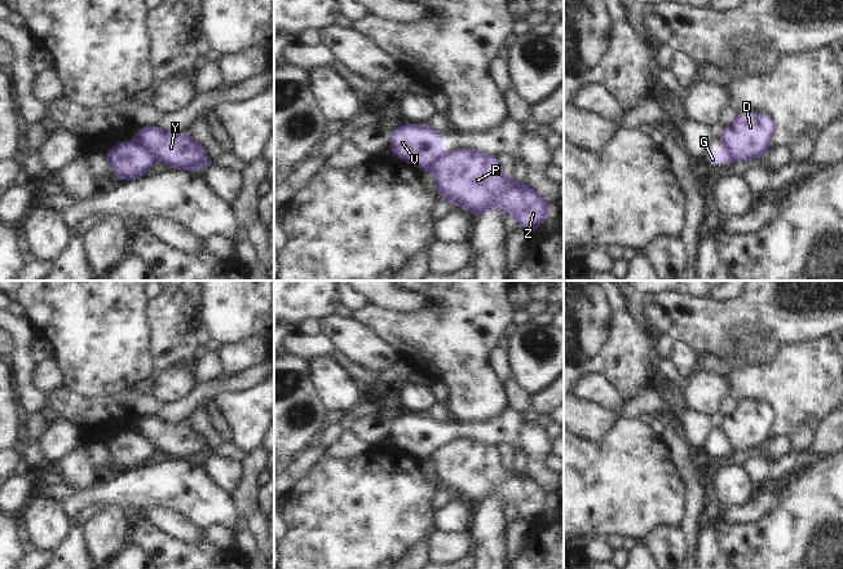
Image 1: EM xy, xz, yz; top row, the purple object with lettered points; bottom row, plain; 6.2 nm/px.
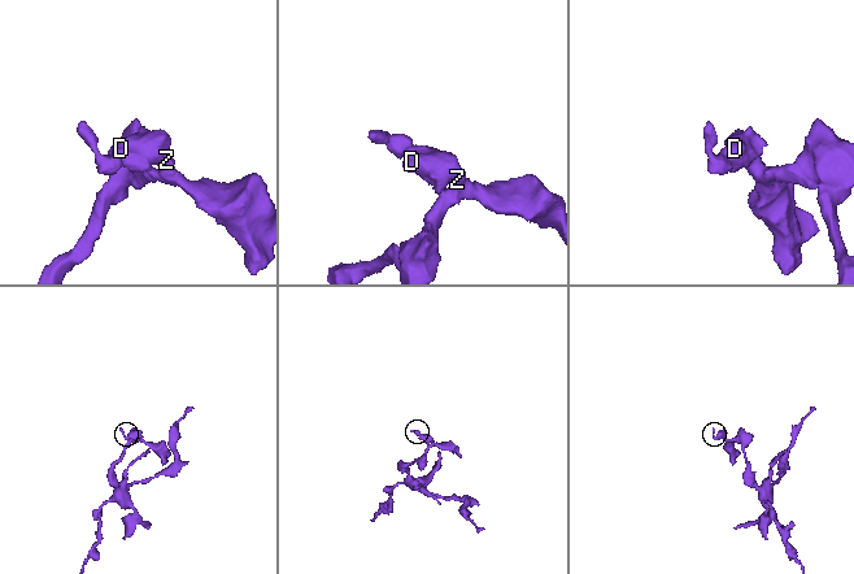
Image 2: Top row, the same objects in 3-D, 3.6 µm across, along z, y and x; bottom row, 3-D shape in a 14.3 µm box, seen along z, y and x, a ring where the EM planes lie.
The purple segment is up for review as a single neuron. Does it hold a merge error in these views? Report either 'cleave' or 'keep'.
cleave

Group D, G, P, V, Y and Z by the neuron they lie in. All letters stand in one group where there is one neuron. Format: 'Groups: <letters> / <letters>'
Groups: D P Y Z / G V.

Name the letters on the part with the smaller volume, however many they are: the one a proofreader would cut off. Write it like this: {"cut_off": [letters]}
{"cut_off": ["G", "V"]}

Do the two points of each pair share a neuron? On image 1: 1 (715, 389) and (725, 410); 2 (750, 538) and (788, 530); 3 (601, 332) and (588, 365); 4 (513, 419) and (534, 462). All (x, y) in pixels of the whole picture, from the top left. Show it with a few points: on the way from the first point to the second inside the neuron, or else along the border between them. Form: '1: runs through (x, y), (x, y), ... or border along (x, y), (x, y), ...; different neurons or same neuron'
1: border along (728, 395), (722, 400), (719, 410); different neurons
2: runs through (759, 538), (778, 538); same neuron
3: runs through (594, 340), (588, 345), (588, 357); same neuron
4: border along (524, 423), (520, 445); different neurons

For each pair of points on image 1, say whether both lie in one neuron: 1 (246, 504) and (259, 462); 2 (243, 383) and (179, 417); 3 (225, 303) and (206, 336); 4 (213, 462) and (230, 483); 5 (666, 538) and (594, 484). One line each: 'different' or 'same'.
1: same
2: same
3: different
4: same
5: different

